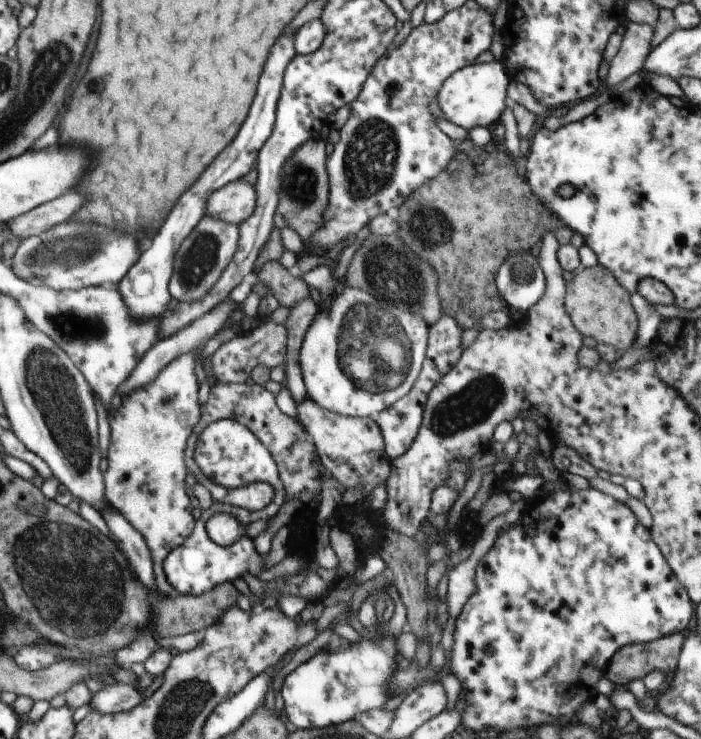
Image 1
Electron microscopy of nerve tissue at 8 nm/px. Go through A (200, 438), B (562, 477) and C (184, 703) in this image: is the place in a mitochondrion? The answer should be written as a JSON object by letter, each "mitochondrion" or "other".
{"A":"other","B":"other","C":"mitochondrion"}

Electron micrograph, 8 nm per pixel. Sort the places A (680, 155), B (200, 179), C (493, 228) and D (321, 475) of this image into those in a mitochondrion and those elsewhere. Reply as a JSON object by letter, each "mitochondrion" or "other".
{"A":"other","B":"other","C":"other","D":"other"}

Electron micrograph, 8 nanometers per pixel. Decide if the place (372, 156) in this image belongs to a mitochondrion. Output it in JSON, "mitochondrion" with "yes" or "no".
{"mitochondrion":"yes"}

